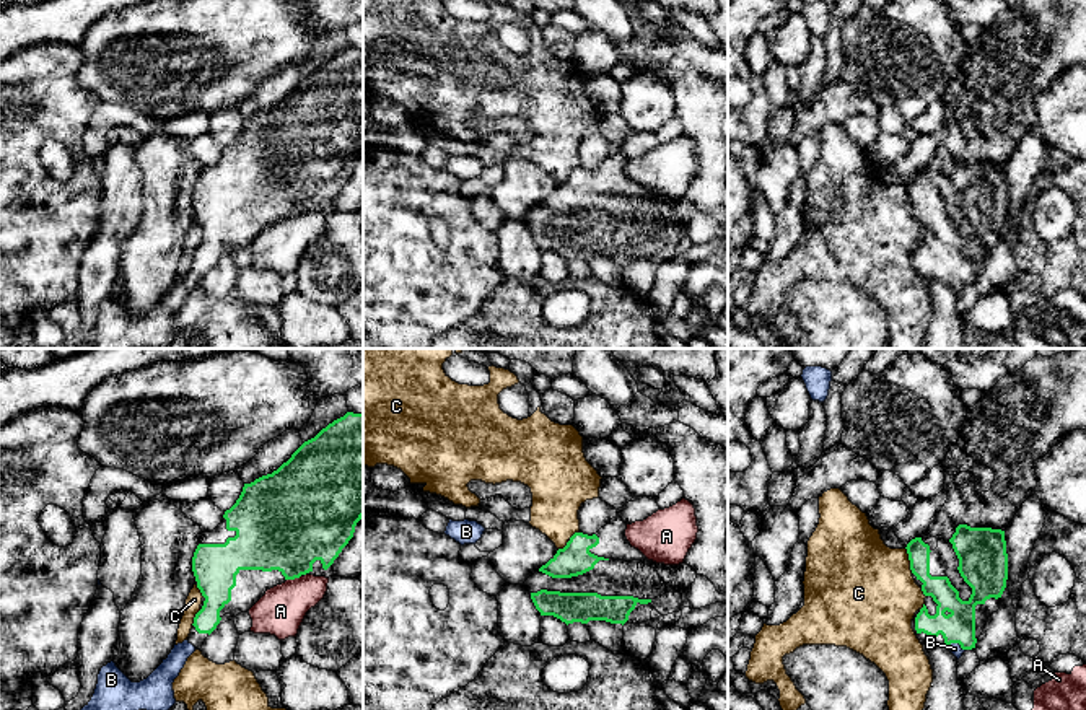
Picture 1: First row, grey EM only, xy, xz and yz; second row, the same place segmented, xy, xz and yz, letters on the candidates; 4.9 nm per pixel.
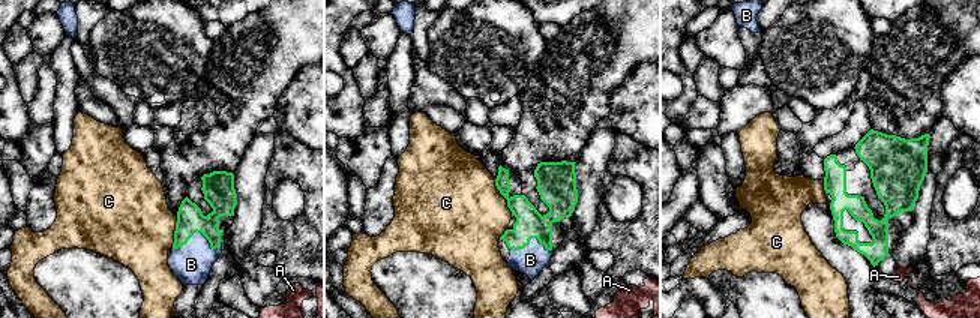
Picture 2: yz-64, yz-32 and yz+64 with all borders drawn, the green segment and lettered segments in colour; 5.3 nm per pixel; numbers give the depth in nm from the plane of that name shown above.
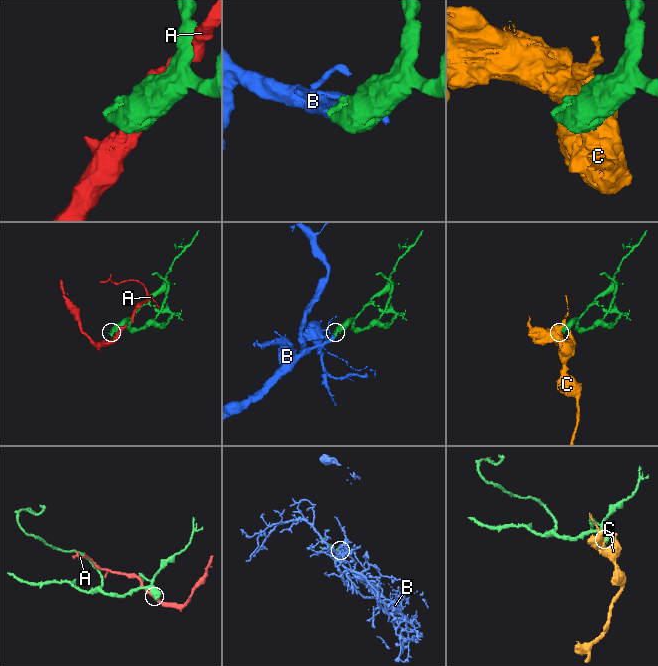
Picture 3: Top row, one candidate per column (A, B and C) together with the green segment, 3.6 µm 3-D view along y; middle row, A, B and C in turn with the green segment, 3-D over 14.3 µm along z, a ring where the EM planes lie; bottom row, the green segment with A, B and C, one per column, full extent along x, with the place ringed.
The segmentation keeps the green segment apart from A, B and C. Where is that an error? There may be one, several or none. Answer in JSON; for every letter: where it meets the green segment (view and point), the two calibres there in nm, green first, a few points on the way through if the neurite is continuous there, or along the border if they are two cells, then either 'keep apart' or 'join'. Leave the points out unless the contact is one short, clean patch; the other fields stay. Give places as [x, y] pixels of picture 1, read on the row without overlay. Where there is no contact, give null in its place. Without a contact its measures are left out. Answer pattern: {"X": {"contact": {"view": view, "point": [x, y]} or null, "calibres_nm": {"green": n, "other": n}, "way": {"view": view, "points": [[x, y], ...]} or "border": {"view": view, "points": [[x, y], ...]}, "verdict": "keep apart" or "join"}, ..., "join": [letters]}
{"A": {"contact": {"view": "xy", "point": [293, 214]}, "calibres_nm": {"green": 420, "other": 240}, "verdict": "keep apart"}, "B": {"contact": {"view": "yz", "point": [956, 277]}, "calibres_nm": {"green": 160, "other": 60}, "way": {"view": "yz", "points": [[959, 261], [956, 277], [954, 284]]}, "verdict": "join"}, "C": {"contact": {"view": "yz", "point": [909, 194]}, "calibres_nm": {"green": 120, "other": 460}, "border": {"view": "yz", "points": [[906, 183], [912, 207]]}, "verdict": "keep apart"}, "join": ["B"]}

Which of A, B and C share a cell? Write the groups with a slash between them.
A / B / C

